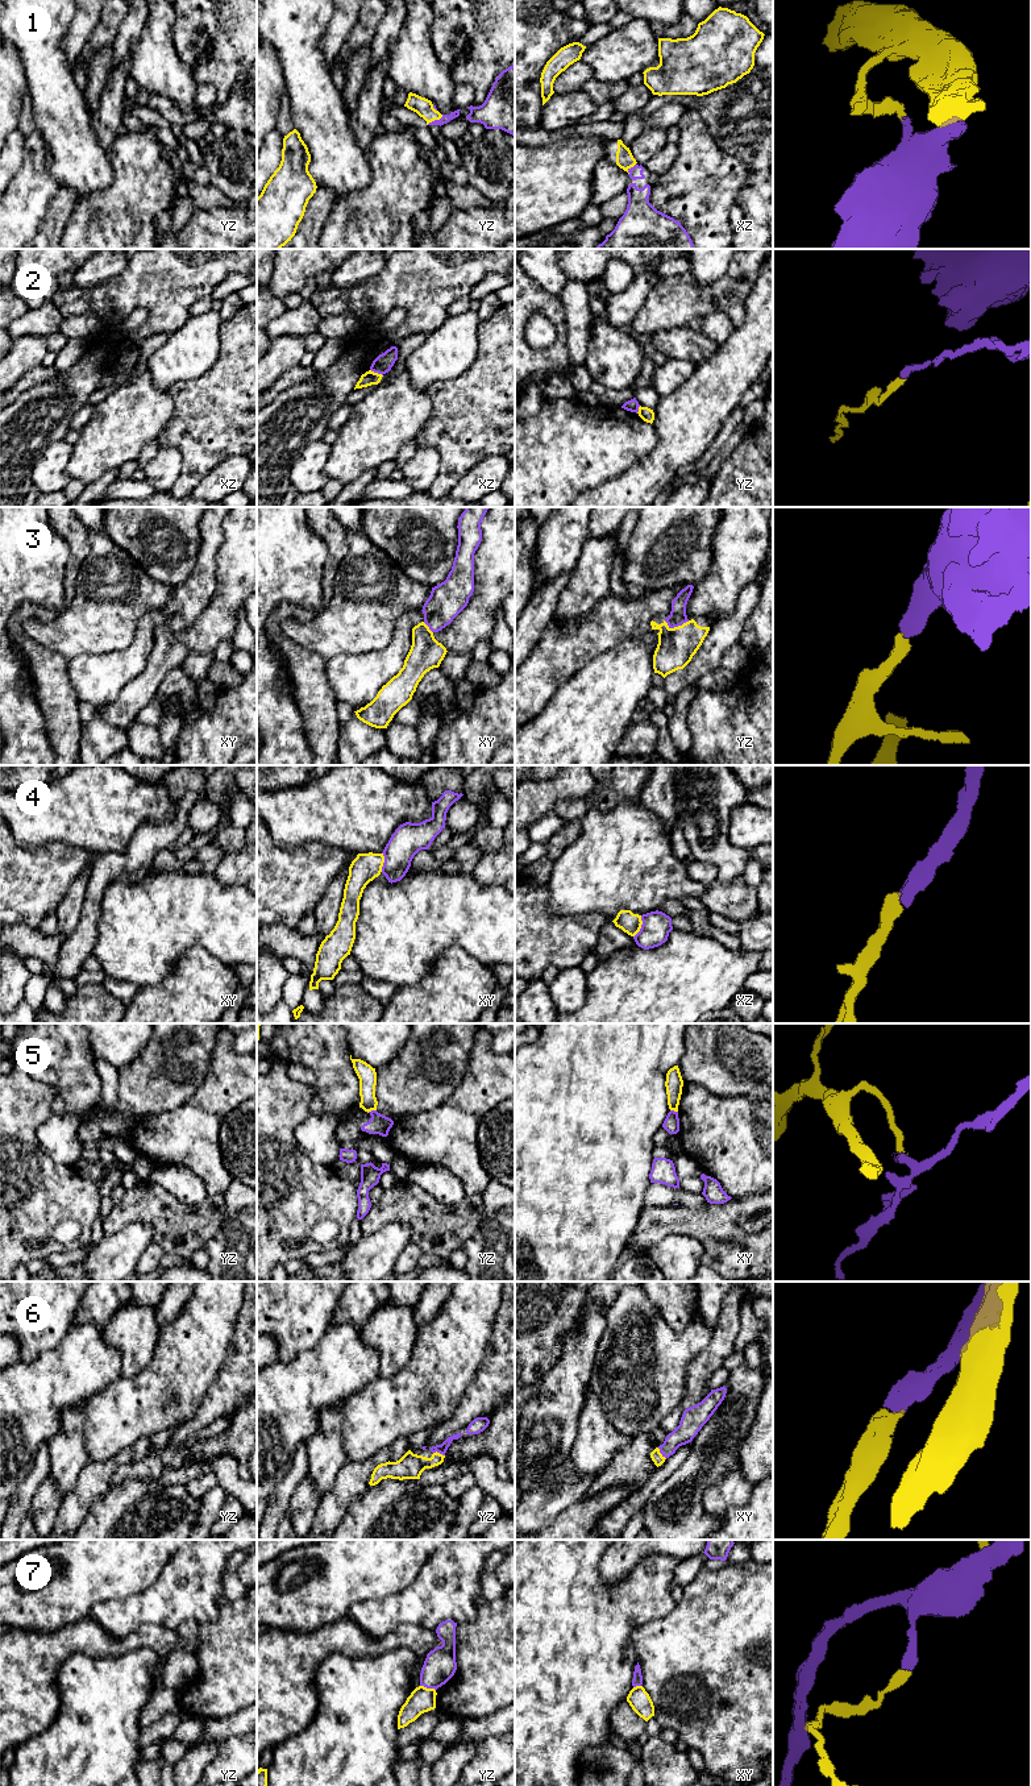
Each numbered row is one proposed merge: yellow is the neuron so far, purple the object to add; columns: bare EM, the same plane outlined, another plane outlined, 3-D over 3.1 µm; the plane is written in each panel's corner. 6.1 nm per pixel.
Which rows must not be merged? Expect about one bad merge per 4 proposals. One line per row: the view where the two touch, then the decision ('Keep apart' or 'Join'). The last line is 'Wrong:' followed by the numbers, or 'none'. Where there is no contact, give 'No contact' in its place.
1: Touches yellow in yz. Join
2: Touches yellow in xz. Keep apart
3: Touches yellow in yz. Join
4: Touches yellow in xz. Join
5: Touches yellow in yz. Keep apart
6: Touches yellow in xy. Join
7: Touches yellow in yz. Keep apart
Wrong: 2, 5, 7

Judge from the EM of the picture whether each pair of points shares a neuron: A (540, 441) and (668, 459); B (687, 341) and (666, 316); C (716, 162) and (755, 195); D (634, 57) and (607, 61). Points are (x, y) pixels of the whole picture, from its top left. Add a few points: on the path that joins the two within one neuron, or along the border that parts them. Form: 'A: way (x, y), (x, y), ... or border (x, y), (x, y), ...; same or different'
A: border (653, 426), (656, 444), (619, 474); different
B: border (687, 324), (661, 328), (652, 335); different
C: border (739, 157), (752, 178), (735, 203); different
D: way (627, 57), (614, 58); same

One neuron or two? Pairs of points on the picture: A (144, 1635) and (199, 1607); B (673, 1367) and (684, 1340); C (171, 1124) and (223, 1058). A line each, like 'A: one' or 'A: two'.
A: two
B: one
C: one

